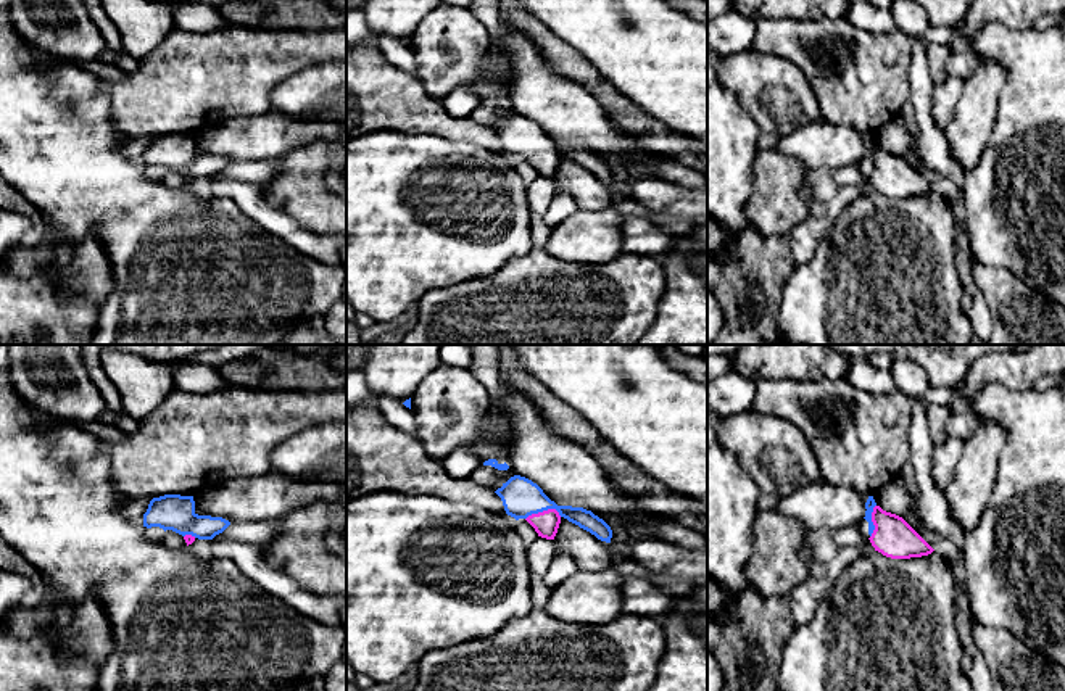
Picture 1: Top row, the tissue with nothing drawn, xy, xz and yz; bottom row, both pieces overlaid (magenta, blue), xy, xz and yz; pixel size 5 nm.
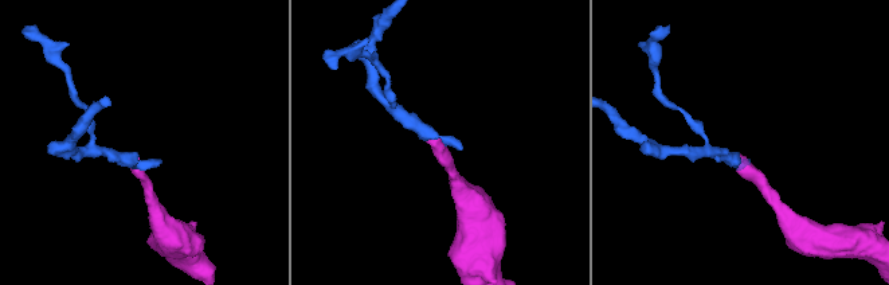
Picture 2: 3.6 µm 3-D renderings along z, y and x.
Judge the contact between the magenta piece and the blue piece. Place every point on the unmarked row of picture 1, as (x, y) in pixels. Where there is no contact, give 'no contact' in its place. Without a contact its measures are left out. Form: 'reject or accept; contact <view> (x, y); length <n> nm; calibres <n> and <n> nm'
accept; contact xz (543, 150); length 180 nm; calibres 120 and 190 nm

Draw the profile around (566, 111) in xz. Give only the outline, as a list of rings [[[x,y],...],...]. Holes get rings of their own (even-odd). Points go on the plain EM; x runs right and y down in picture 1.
[[[506,27],[509,43],[501,47],[509,74],[506,103],[517,114],[537,122],[559,145],[591,150],[611,168],[662,158],[614,126],[599,103],[582,85],[559,76],[527,35]]]

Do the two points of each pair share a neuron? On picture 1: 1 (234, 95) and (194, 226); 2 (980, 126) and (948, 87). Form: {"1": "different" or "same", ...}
{"1": "different", "2": "different"}

